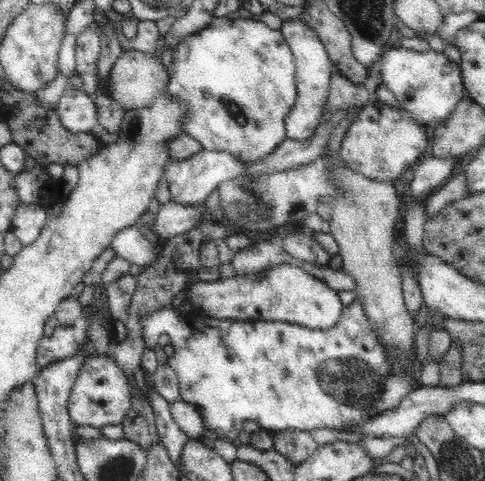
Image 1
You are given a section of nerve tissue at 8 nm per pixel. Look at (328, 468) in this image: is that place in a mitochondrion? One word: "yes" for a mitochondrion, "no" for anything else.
no

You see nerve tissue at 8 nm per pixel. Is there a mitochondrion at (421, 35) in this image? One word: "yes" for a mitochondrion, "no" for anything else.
no

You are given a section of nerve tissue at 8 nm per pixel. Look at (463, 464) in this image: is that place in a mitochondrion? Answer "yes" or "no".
yes

